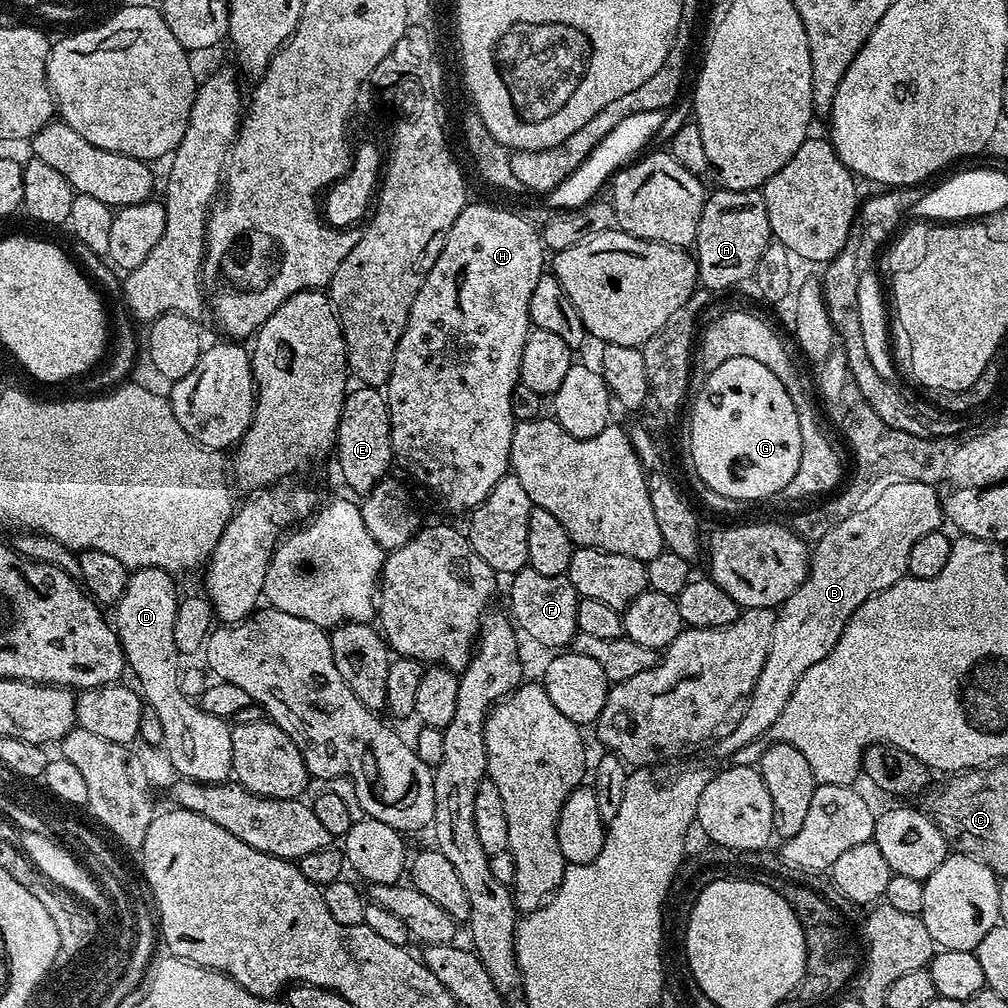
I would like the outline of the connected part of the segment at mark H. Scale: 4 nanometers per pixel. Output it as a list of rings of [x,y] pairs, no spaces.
[[[492,204],[464,205],[462,214],[454,222],[450,234],[446,238],[446,246],[442,246],[442,254],[438,254],[438,262],[430,266],[430,274],[426,274],[426,282],[422,282],[422,290],[418,290],[418,298],[414,298],[414,306],[410,306],[410,318],[406,322],[406,330],[398,342],[398,350],[394,354],[394,366],[390,370],[390,378],[386,385],[386,399],[390,414],[390,430],[392,431],[392,454],[397,465],[401,464],[422,487],[433,492],[452,512],[464,512],[477,508],[494,490],[496,483],[509,475],[512,462],[512,435],[517,420],[512,413],[512,395],[520,383],[520,359],[522,346],[526,346],[526,338],[530,331],[530,294],[534,294],[534,286],[538,286],[538,278],[546,272],[546,249],[541,233],[524,216],[516,212],[507,212],[504,208],[495,208]]]

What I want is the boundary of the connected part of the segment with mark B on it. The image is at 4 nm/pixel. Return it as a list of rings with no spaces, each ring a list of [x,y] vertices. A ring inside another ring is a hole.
[[[898,481],[889,484],[873,505],[869,505],[865,509],[858,510],[857,513],[850,515],[844,522],[834,527],[830,534],[826,534],[824,538],[817,541],[810,552],[810,563],[808,566],[808,577],[802,582],[802,586],[798,586],[798,590],[794,590],[794,594],[790,594],[790,598],[786,598],[786,602],[781,604],[776,612],[776,621],[774,622],[774,638],[770,642],[770,650],[766,662],[762,666],[762,674],[758,674],[758,682],[752,690],[752,695],[747,701],[748,709],[744,712],[744,717],[736,724],[733,732],[728,732],[724,736],[724,741],[720,744],[720,752],[724,758],[730,758],[739,748],[747,744],[755,744],[761,738],[760,735],[771,733],[774,722],[778,722],[778,714],[782,714],[786,702],[790,702],[790,694],[794,690],[794,686],[798,686],[798,678],[802,678],[802,674],[806,674],[806,670],[810,670],[810,666],[814,662],[822,662],[822,658],[826,658],[826,654],[830,654],[830,650],[834,650],[834,646],[838,642],[838,638],[842,638],[842,630],[848,624],[848,619],[859,610],[862,605],[867,602],[871,596],[878,595],[882,590],[886,590],[890,586],[894,586],[894,582],[903,580],[908,571],[908,559],[910,558],[910,546],[914,546],[914,542],[918,538],[922,538],[922,534],[930,534],[931,532],[941,531],[942,525],[945,523],[944,509],[940,506],[941,493],[935,487],[926,482],[914,481]]]

